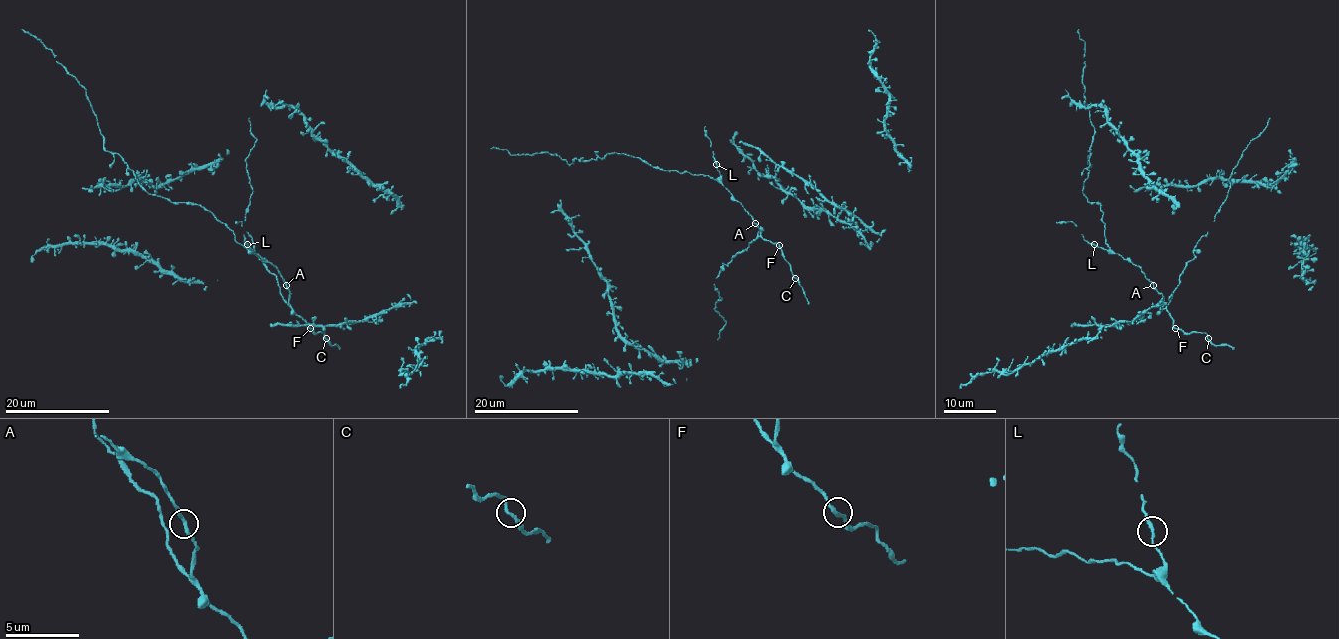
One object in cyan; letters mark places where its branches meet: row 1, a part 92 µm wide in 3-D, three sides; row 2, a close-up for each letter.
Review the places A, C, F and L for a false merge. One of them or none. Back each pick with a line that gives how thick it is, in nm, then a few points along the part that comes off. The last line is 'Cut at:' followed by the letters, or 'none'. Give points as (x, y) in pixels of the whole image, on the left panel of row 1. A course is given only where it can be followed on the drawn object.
Cut at: none

